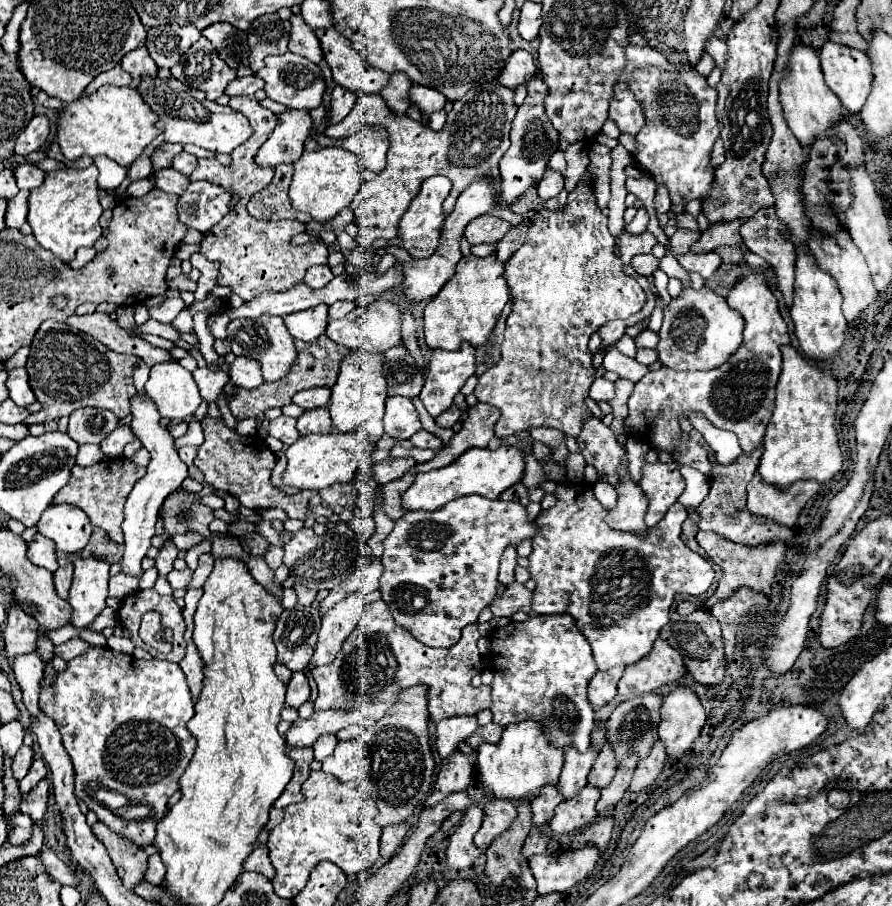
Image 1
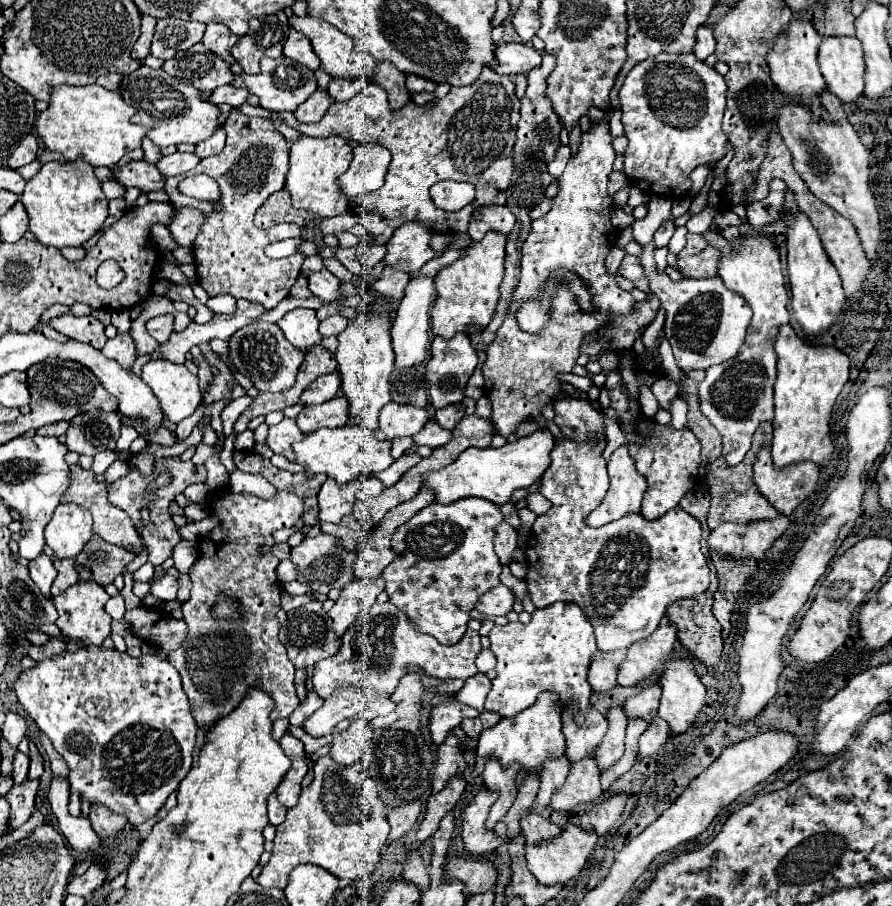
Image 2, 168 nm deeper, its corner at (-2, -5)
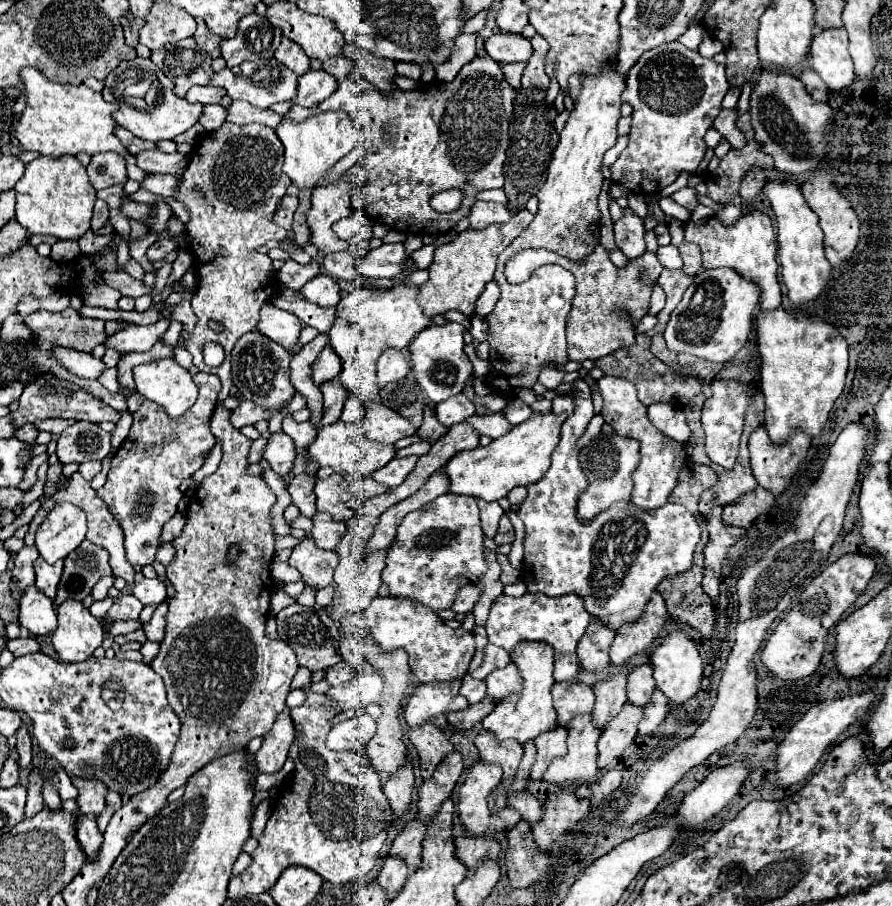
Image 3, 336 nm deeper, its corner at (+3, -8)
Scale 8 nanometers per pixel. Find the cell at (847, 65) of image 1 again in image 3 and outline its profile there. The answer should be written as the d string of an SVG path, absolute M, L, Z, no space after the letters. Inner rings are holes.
M829 28L815 34L809 58L813 70L823 78L829 90L841 90L855 78L853 60L847 50L847 30Z

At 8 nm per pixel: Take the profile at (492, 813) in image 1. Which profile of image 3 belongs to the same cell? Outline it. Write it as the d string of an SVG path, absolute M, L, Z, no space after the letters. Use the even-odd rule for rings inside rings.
M479 730L475 738L475 746L479 748L481 760L501 764L503 768L501 786L509 788L523 756L523 748L519 746L519 742L495 742L495 734L487 734L487 730Z

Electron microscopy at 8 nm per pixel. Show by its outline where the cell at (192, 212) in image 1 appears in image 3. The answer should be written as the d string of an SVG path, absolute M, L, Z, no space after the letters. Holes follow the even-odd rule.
M159 240L159 242L155 242L155 244L147 250L147 258L149 258L151 264L155 264L155 262L163 260L171 250L177 250L177 248L179 248L179 246L177 246L175 240Z

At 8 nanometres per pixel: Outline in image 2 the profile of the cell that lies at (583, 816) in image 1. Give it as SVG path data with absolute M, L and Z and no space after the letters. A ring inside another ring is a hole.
M586 757L580 763L572 765L564 787L552 797L550 805L556 813L572 815L576 807L596 803L600 795L600 769L596 767L594 757Z

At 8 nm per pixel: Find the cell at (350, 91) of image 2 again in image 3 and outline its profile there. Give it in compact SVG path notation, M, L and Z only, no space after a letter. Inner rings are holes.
M335 56L335 58L329 58L329 62L323 62L323 68L333 74L337 80L343 80L347 78L347 74L351 72L353 68L353 62L347 58L347 56Z

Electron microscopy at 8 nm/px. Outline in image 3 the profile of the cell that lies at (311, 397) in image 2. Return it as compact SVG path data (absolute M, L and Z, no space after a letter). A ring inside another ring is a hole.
M327 344L321 354L317 356L317 360L313 362L313 380L315 384L323 384L327 380L333 380L339 376L339 370L341 370L341 362L339 362L339 356L333 354L331 346Z

